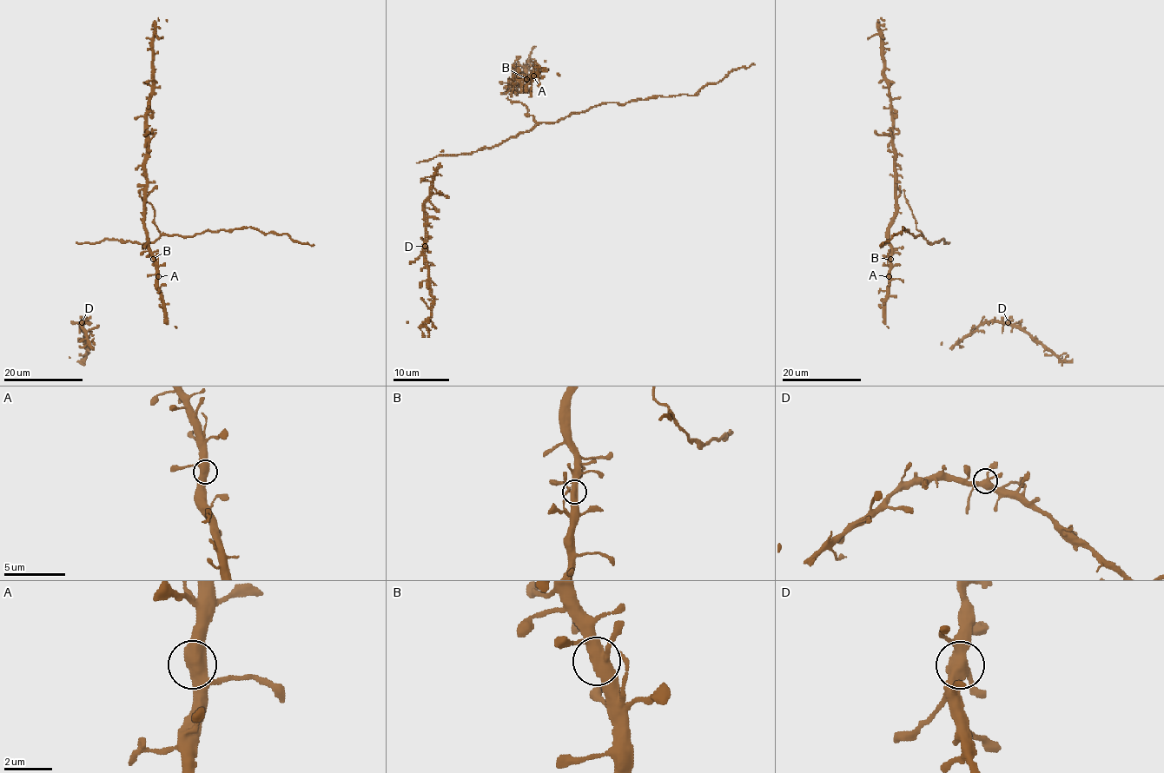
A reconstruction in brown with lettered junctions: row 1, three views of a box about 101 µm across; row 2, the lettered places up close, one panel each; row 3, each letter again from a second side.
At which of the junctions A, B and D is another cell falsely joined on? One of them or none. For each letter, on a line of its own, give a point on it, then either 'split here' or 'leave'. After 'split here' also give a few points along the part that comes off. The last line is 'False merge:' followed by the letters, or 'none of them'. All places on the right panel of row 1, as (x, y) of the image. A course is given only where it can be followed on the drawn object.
A: at (889, 276); leave
B: at (890, 259); leave
D: at (1008, 322); leave
False merge: none of them

